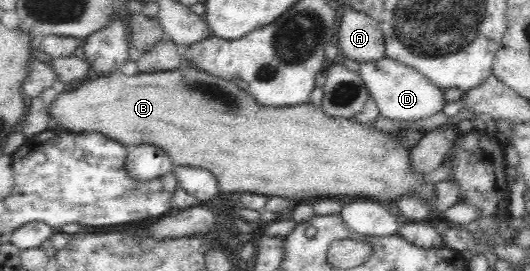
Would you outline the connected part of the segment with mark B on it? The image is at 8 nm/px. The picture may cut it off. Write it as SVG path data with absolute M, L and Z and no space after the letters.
M182 65L178 69L172 71L159 71L152 73L138 73L137 76L126 76L120 72L109 73L108 75L100 75L97 78L88 79L78 85L72 85L70 90L62 91L58 98L48 104L48 115L54 121L55 128L61 132L68 132L74 134L87 133L101 133L104 137L117 141L126 147L138 147L139 145L153 145L166 152L171 158L173 164L188 165L194 168L205 168L216 179L217 188L219 192L253 192L270 196L283 196L293 200L308 198L308 196L328 196L330 198L370 198L376 199L387 206L391 206L395 200L408 191L416 191L427 205L434 205L433 185L422 183L424 174L416 174L409 169L409 150L400 144L400 140L396 134L388 132L378 132L372 127L367 127L364 124L351 122L348 119L334 119L326 117L322 113L321 106L314 105L299 105L294 107L283 108L266 108L258 104L252 99L250 93L243 85L238 85L234 81L226 81L204 74L201 71L196 71L187 65Z

